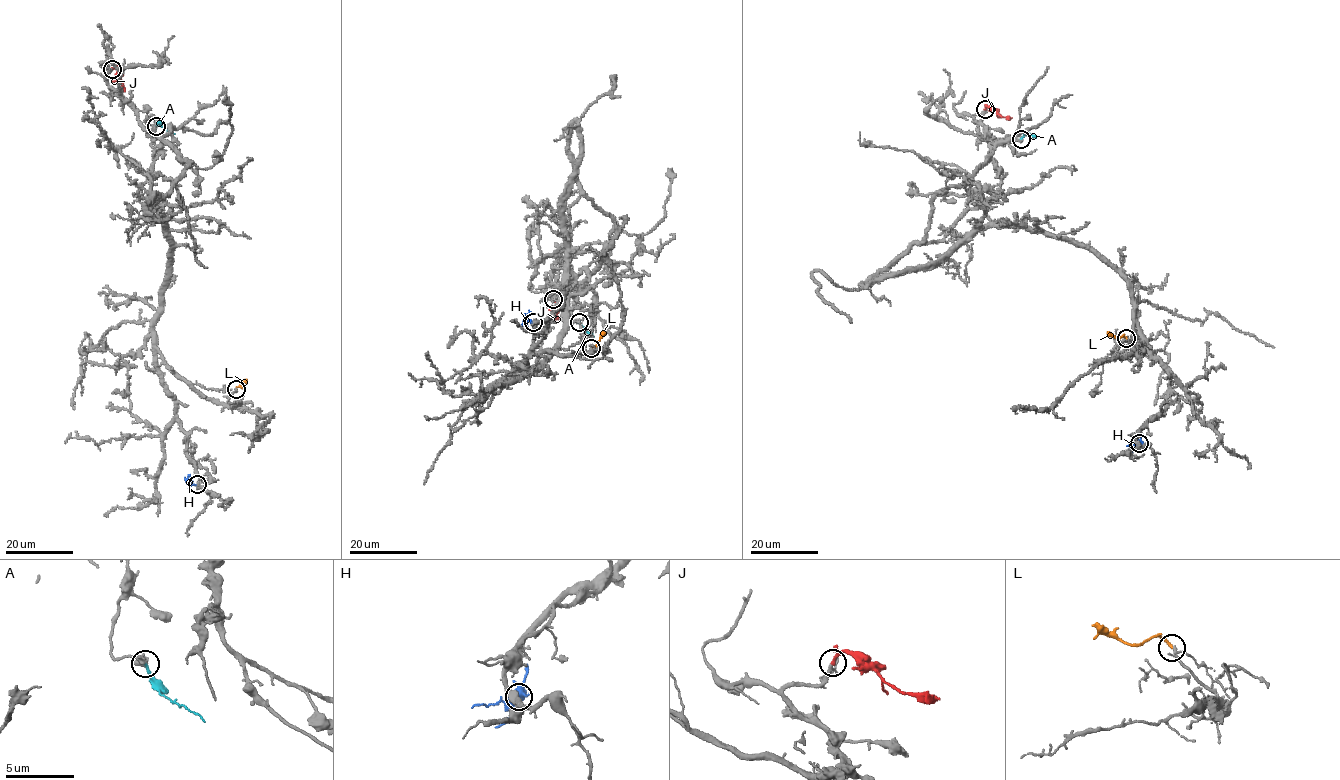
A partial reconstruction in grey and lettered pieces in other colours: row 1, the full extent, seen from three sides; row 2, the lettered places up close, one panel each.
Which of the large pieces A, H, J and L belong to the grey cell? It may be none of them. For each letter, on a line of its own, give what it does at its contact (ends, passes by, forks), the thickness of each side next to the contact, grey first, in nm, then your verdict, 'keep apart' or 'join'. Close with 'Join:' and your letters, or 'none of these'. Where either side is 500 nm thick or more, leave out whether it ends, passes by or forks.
A: it ends | 240/200 nm | join
H: it ends | 440/300 nm | keep apart
J: it ends | 180/280 nm | join
L: it ends | 240/180 nm | keep apart
Join: A, J

